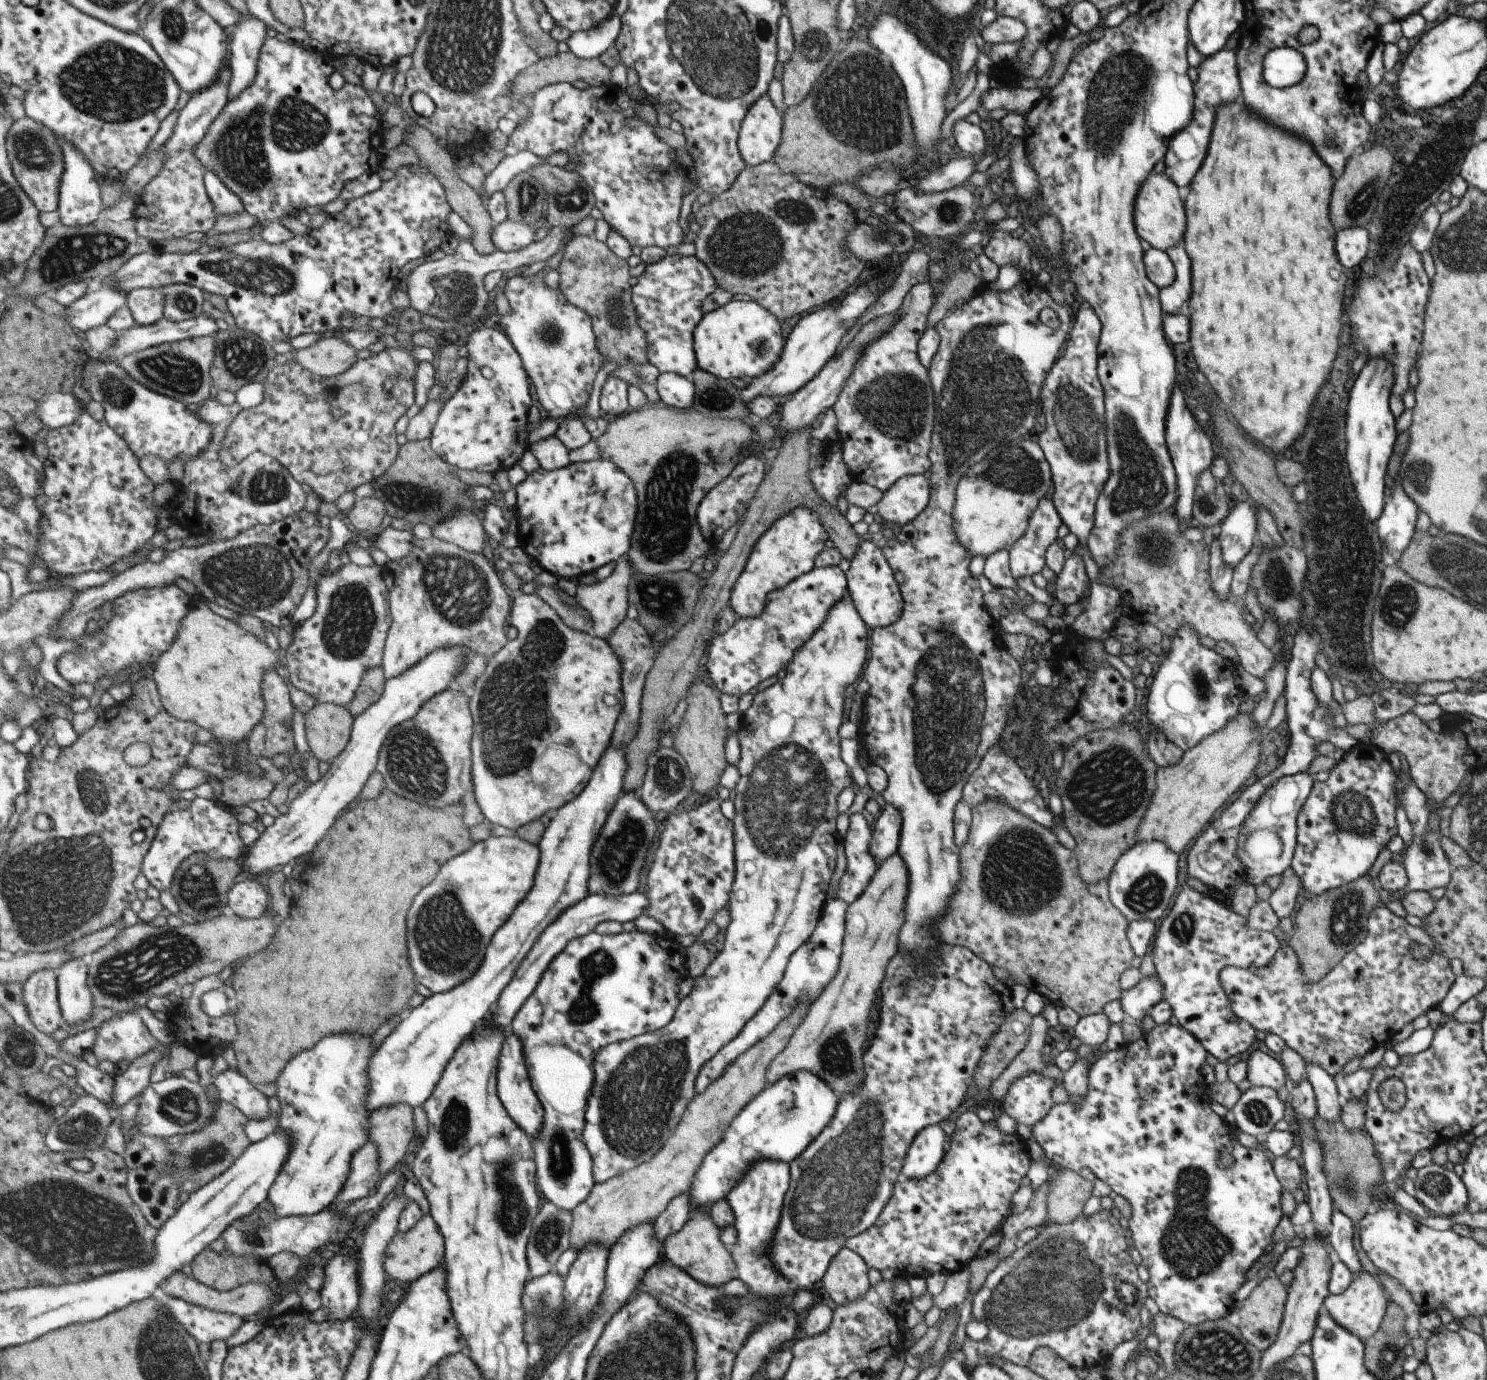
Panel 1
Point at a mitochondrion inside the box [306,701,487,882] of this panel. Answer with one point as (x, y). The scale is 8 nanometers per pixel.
(412, 762)

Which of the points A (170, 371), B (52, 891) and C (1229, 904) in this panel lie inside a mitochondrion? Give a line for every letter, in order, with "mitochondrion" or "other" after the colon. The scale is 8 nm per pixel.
A: mitochondrion
B: mitochondrion
C: other

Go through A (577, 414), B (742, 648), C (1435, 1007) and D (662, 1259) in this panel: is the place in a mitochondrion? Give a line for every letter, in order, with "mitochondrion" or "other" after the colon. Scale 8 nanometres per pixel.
A: other
B: other
C: other
D: other

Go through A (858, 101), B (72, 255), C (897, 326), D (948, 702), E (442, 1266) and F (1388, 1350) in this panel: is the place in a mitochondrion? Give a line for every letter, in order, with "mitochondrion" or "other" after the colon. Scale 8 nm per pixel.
A: mitochondrion
B: mitochondrion
C: other
D: mitochondrion
E: other
F: mitochondrion

